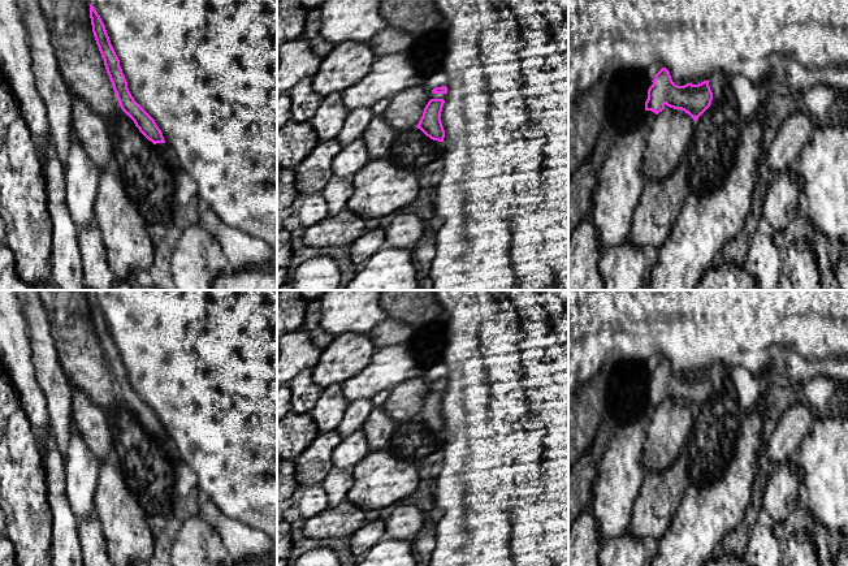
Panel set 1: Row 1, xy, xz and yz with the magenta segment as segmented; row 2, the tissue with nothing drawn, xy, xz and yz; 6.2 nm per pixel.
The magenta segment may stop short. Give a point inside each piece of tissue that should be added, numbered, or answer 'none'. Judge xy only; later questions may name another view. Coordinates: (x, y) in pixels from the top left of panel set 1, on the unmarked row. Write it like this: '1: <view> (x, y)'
1: xy (164, 439)

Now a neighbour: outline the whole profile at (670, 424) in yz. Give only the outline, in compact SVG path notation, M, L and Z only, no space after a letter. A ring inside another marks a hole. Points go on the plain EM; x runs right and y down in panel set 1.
M666 398L650 409L644 448L644 467L646 472L667 470L692 431L695 411L682 401Z

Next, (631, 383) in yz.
M637 363L619 364L606 372L609 403L607 415L614 424L631 422L645 409L649 373Z

